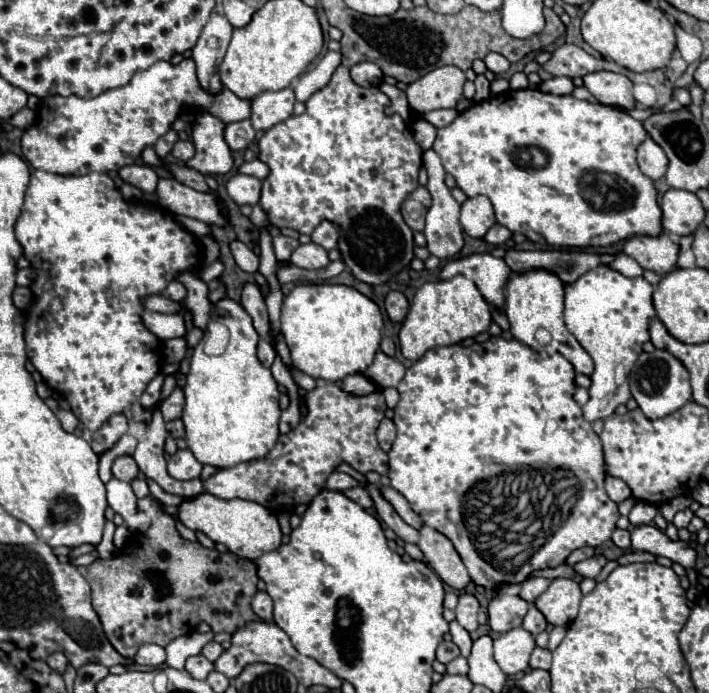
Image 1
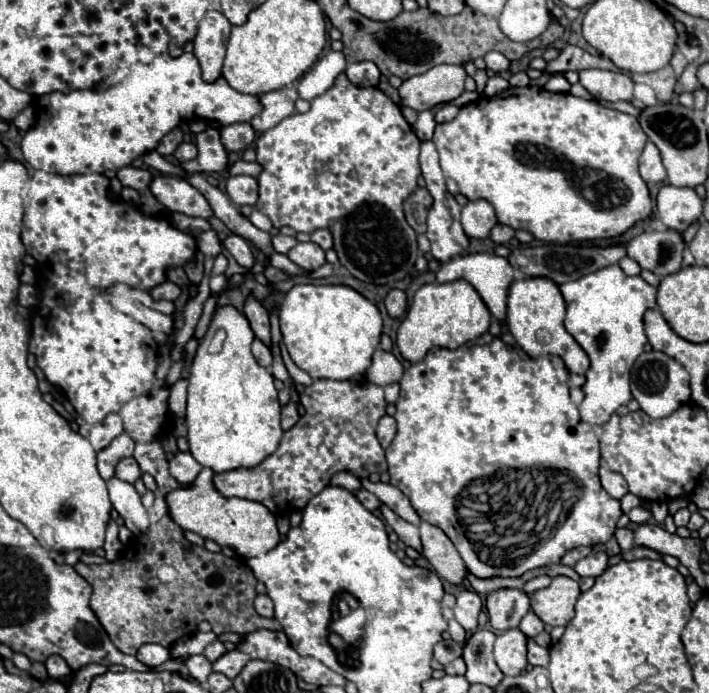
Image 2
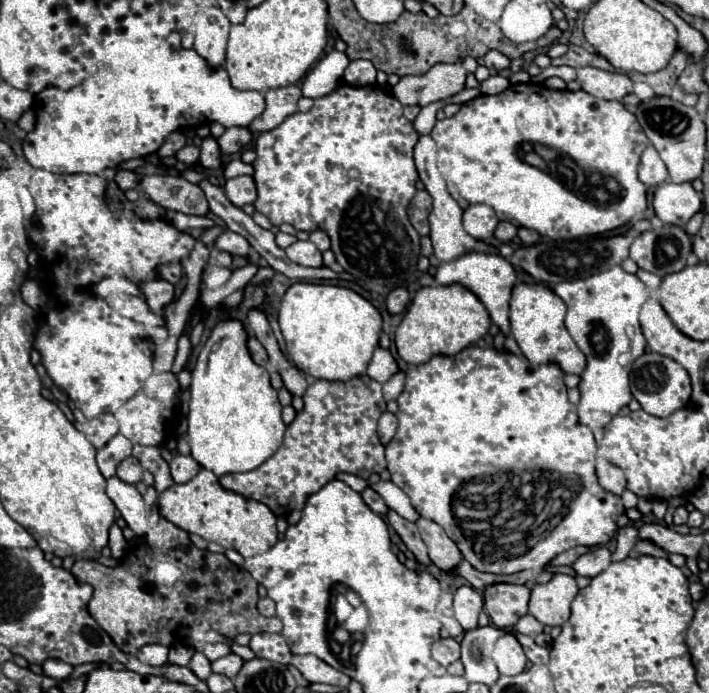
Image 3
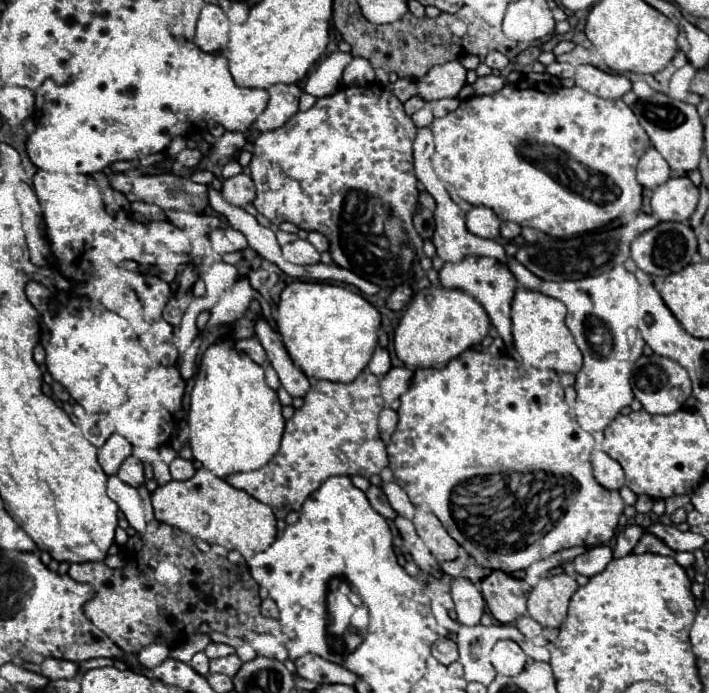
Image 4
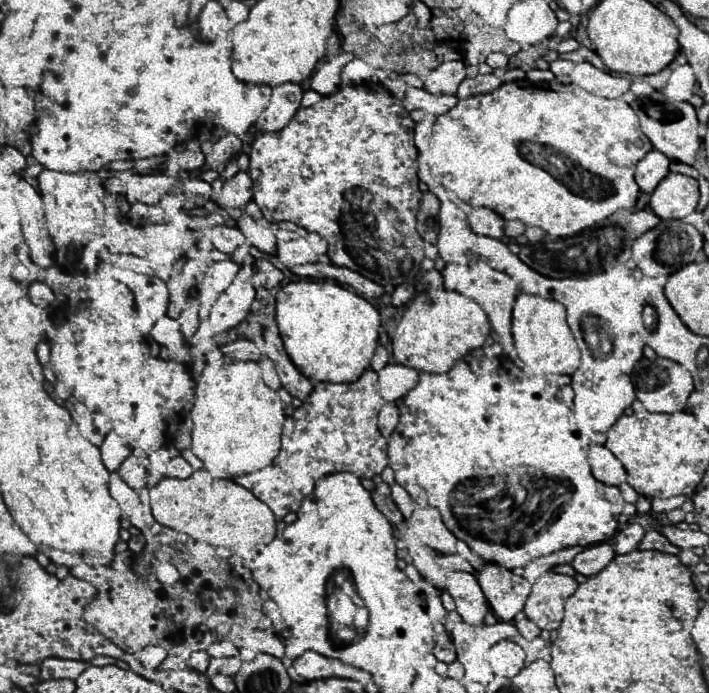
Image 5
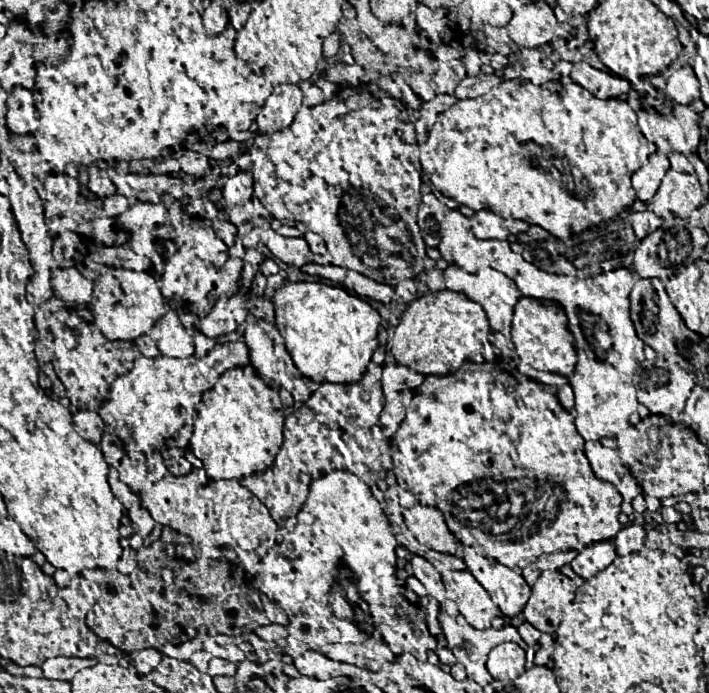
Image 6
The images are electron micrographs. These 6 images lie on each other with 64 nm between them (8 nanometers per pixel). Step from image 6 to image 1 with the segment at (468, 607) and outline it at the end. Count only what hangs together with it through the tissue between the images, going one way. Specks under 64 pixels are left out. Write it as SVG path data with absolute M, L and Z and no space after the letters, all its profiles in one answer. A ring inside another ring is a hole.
M464 594L460 596L460 602L456 606L456 622L466 628L468 632L474 632L478 628L478 622L476 622L476 616L478 616L478 610L480 610L480 604L474 596L470 594Z

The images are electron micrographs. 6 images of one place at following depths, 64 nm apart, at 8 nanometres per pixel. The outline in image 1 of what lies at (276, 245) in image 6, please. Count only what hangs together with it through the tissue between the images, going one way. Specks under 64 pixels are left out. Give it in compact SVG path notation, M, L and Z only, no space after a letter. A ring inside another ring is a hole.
M310 242L310 244L300 244L292 252L290 262L294 266L306 268L306 270L322 270L322 268L326 268L330 264L330 258L328 258L328 252L324 248Z

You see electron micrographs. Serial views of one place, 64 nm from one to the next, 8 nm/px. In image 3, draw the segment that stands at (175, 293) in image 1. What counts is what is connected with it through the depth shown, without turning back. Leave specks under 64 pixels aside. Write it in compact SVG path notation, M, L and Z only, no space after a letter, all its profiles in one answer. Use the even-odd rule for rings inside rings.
M166 280L144 282L144 284L140 284L140 290L144 292L144 300L156 314L160 314L162 308L174 300L174 286Z

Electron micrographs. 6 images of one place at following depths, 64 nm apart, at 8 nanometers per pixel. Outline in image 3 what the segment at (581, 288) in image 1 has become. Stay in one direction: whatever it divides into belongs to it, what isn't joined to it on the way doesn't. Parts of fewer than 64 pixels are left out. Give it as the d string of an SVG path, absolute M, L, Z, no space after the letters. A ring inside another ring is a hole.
M620 266L588 278L560 282L552 288L567 306L564 320L566 330L588 360L586 370L580 374L582 382L578 384L578 390L582 394L578 402L580 422L592 430L604 428L612 420L612 416L616 416L616 412L632 400L632 362L646 350L646 340L638 316L644 300L650 298L650 290L636 274L624 272Z

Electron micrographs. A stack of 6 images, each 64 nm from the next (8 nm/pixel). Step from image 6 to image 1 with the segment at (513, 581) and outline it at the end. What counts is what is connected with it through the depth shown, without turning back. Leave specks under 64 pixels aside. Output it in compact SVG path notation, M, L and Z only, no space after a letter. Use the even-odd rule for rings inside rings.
M498 594L490 600L488 606L488 624L494 632L504 634L512 628L522 626L522 618L526 616L530 604L524 602L520 596L510 594Z

